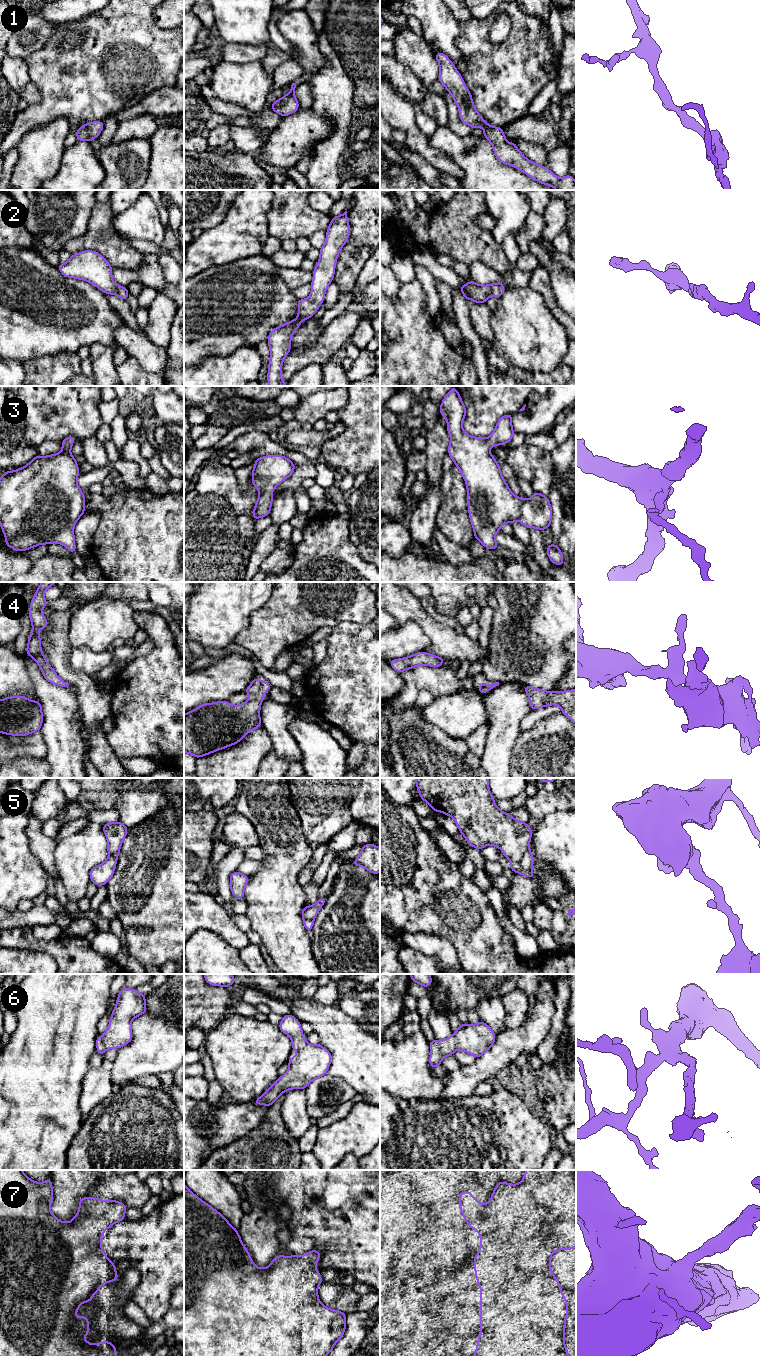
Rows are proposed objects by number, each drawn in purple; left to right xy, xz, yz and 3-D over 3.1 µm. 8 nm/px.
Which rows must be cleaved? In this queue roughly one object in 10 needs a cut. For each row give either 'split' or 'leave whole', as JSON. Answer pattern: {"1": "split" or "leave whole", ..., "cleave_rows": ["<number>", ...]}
{"1": "leave whole", "2": "leave whole", "3": "leave whole", "4": "leave whole", "5": "split", "6": "leave whole", "7": "leave whole", "cleave_rows": ["5"]}

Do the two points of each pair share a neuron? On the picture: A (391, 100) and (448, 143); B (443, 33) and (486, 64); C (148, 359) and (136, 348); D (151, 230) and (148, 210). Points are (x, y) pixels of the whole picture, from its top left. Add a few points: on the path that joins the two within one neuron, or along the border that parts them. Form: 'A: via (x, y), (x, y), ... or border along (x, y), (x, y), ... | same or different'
A: border along (428, 137), (428, 143), (431, 146), (446, 153) | different
B: border along (459, 22), (456, 46), (461, 59), (455, 66) | different
C: via (145, 356), (139, 350) | same
D: via (148, 225), (148, 215) | same

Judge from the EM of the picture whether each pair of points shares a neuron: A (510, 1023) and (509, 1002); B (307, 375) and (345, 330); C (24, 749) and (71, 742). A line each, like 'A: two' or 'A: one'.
A: one
B: two
C: two

